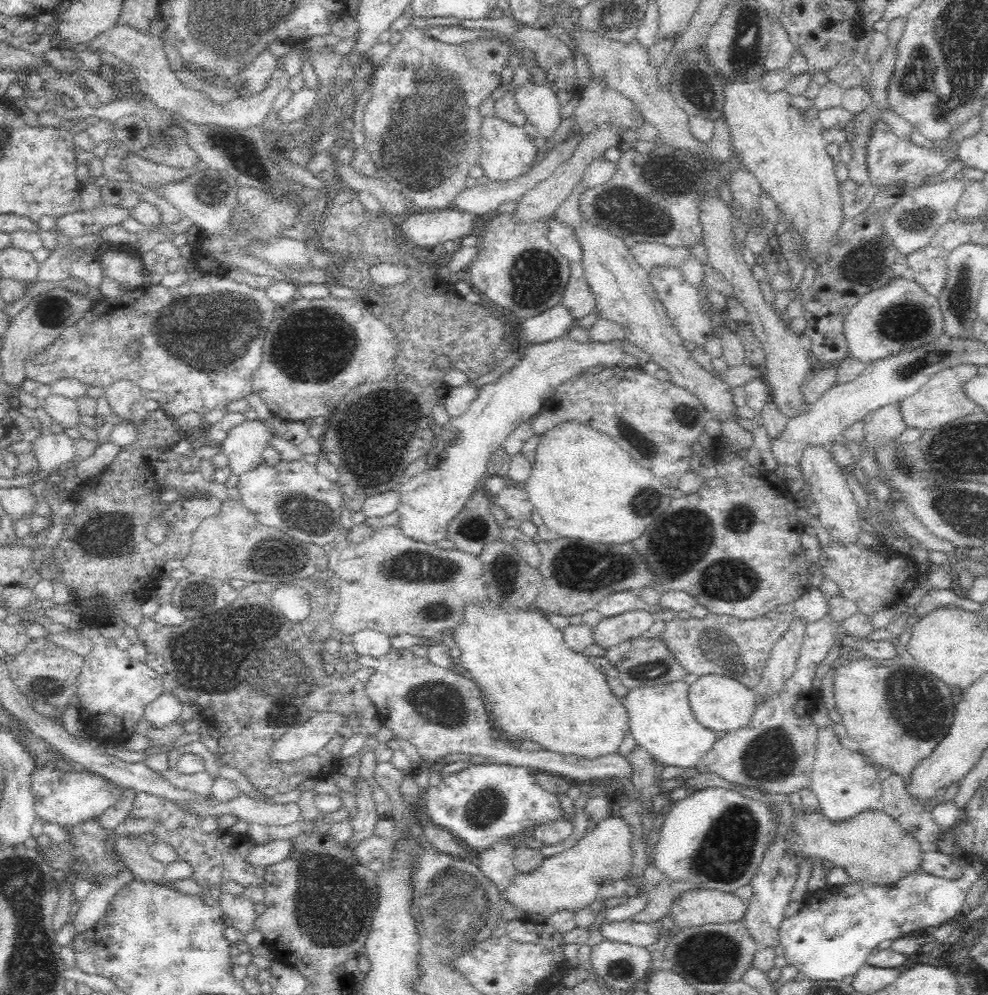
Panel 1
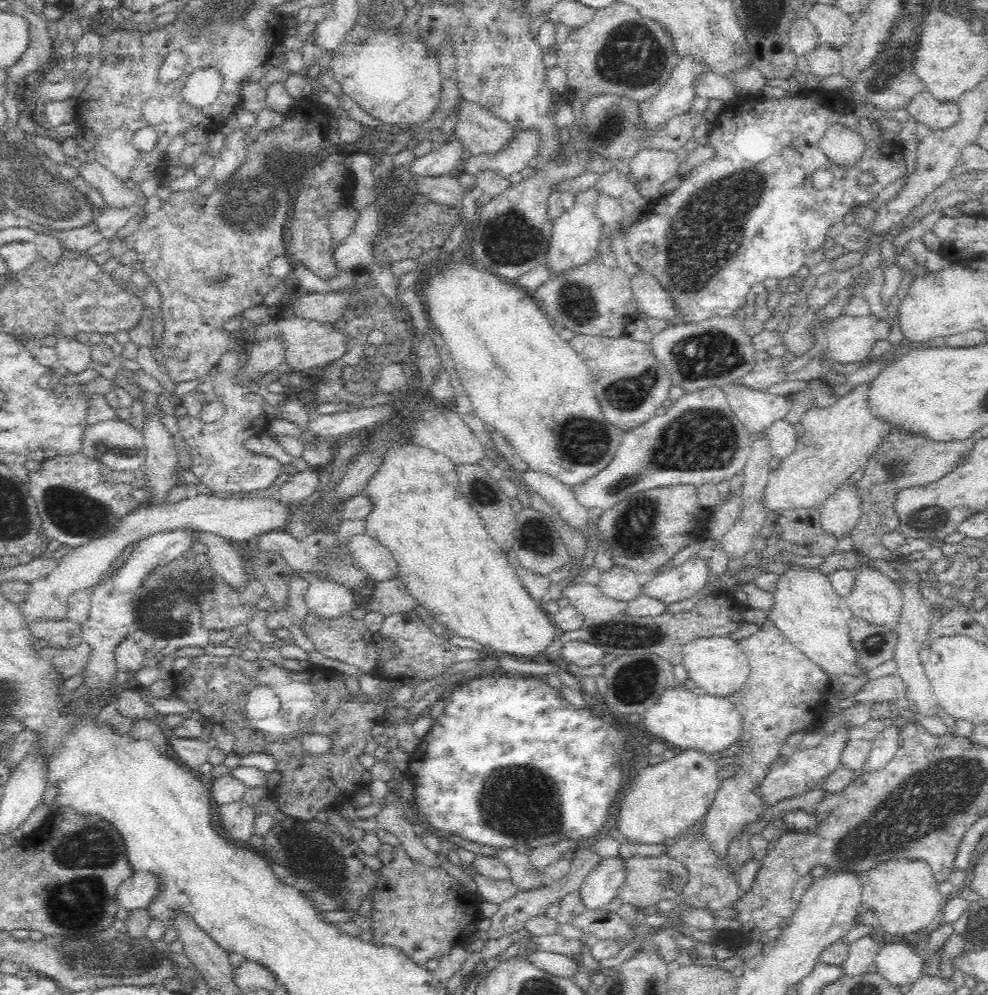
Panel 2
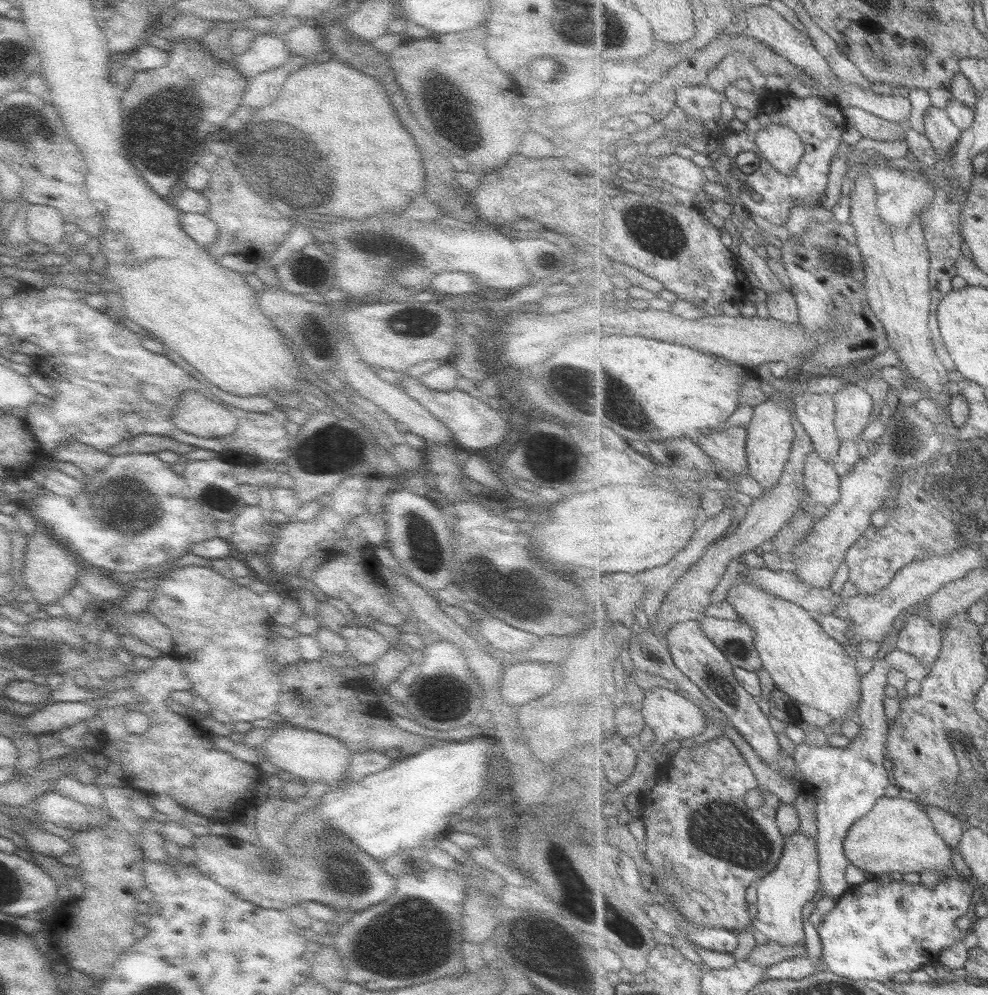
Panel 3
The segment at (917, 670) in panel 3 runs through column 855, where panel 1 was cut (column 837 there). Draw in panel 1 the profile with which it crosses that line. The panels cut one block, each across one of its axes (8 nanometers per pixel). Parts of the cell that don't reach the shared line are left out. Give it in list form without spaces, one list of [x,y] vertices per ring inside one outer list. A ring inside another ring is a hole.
[[[833,724],[819,730],[818,752],[811,774],[811,789],[817,796],[821,812],[831,822],[846,822],[864,812],[882,812],[882,773],[864,755],[851,752],[841,744]]]

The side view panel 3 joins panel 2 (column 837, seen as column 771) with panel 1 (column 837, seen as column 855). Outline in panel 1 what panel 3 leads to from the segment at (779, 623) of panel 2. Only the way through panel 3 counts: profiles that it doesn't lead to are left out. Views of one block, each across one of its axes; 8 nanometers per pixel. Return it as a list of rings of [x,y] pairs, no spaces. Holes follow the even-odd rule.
[[[841,647],[839,654],[846,656],[850,662],[836,668],[836,672],[834,672],[835,707],[837,713],[840,714],[840,718],[842,718],[842,725],[844,725],[844,727],[846,727],[846,731],[848,731],[847,738],[851,738],[858,743],[858,753],[864,755],[874,768],[879,769],[882,774],[897,774],[898,776],[901,776],[903,781],[906,783],[908,782],[908,778],[910,778],[910,774],[912,774],[912,770],[914,770],[914,767],[918,765],[918,762],[921,762],[925,757],[928,757],[934,751],[934,748],[936,748],[936,746],[944,739],[944,736],[947,736],[956,715],[955,704],[957,701],[957,694],[955,694],[955,692],[953,692],[952,689],[949,688],[942,680],[930,675],[928,672],[922,672],[920,669],[911,669],[902,662],[900,662],[900,666],[890,666],[890,668],[886,666],[878,666],[878,664],[876,664],[876,659],[870,659],[866,656],[860,658],[860,660],[855,660],[852,658],[850,650],[850,647]]]

